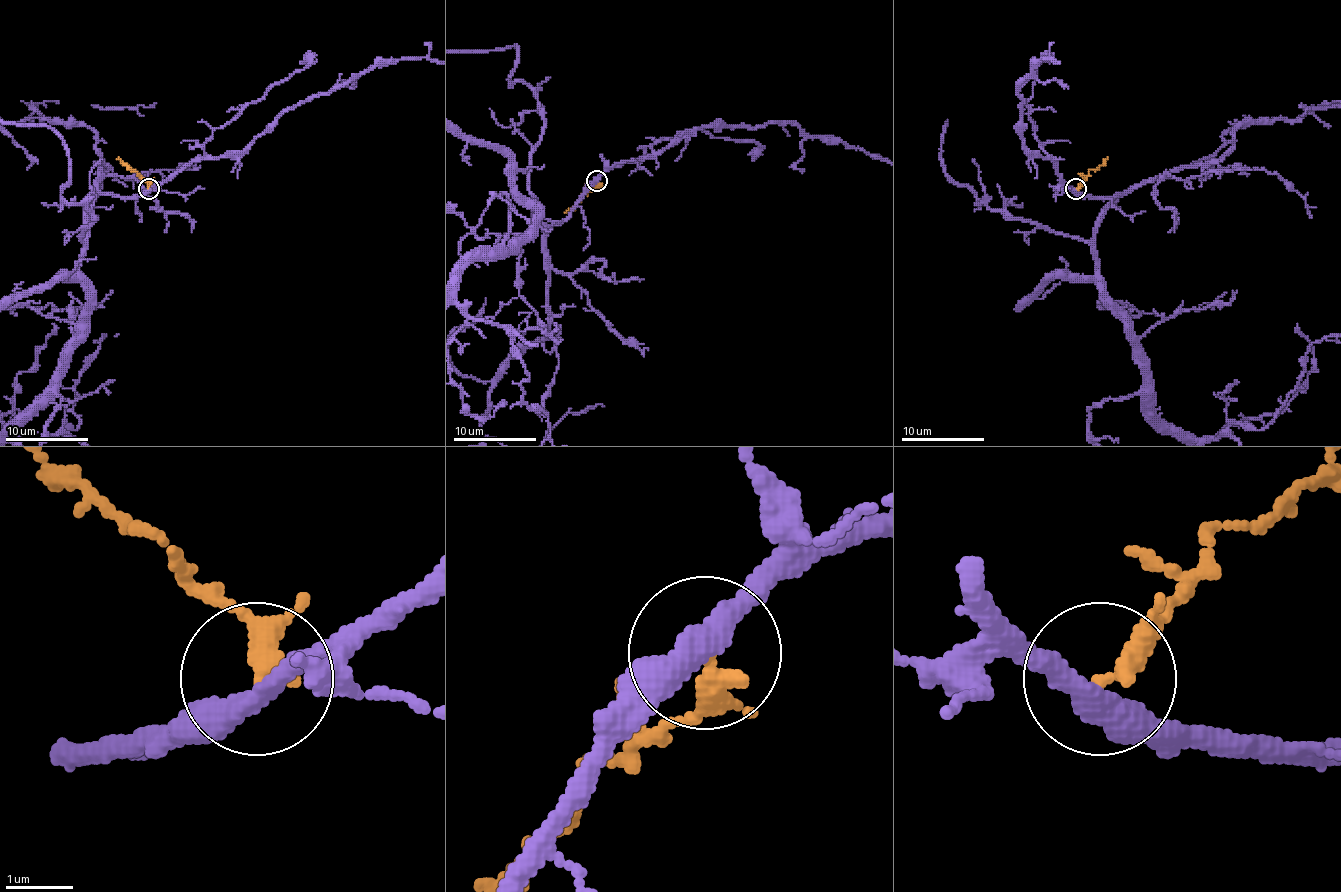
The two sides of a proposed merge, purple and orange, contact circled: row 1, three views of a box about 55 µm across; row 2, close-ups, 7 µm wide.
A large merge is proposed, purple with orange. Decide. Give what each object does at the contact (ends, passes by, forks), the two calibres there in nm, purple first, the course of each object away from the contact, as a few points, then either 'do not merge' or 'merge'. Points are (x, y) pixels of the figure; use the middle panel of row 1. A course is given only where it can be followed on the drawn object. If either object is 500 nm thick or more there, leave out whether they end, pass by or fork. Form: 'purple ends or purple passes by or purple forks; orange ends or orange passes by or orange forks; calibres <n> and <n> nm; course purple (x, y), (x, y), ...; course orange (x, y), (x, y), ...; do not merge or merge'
purple passes by; orange passes by; calibres 380 and 240 nm; course purple (596, 181), (564, 219), (537, 217), (529, 160), (544, 112), (508, 79), (516, 46); course orange (596, 181), (596, 185), (566, 212); do not merge

